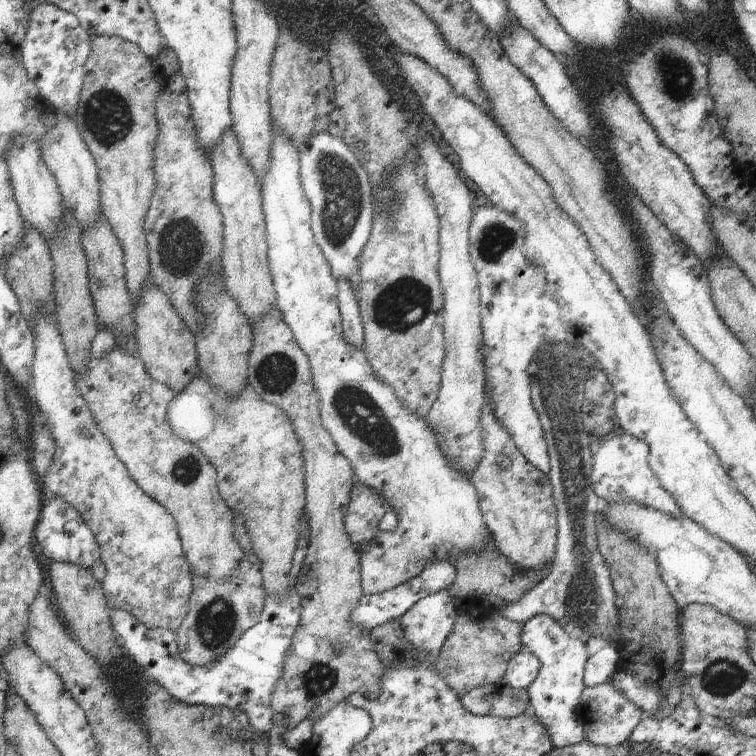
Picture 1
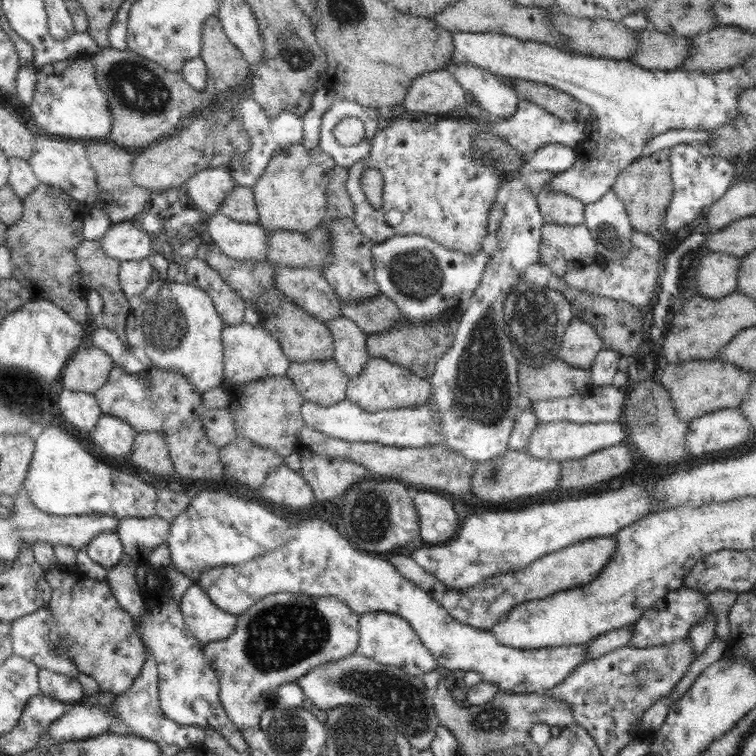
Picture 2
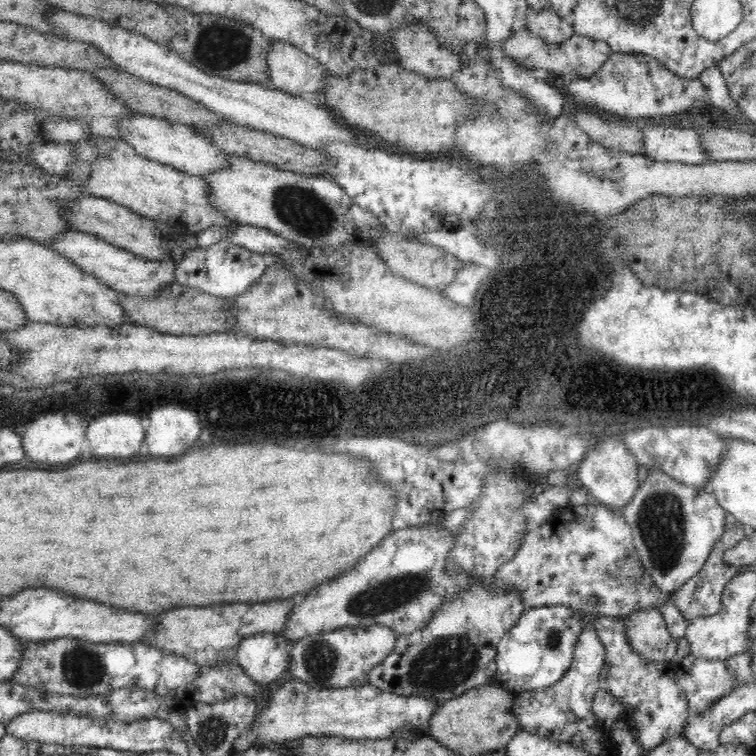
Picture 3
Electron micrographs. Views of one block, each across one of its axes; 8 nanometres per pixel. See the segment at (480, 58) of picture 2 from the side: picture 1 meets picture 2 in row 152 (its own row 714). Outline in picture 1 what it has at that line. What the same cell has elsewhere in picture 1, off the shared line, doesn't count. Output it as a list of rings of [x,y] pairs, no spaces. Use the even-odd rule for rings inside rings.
[[[602,683],[595,687],[584,687],[581,692],[581,699],[578,703],[578,720],[582,722],[585,732],[585,740],[593,745],[604,745],[613,747],[621,745],[629,740],[633,728],[638,726],[644,716],[642,710],[632,704],[624,693],[621,693],[610,683]]]

